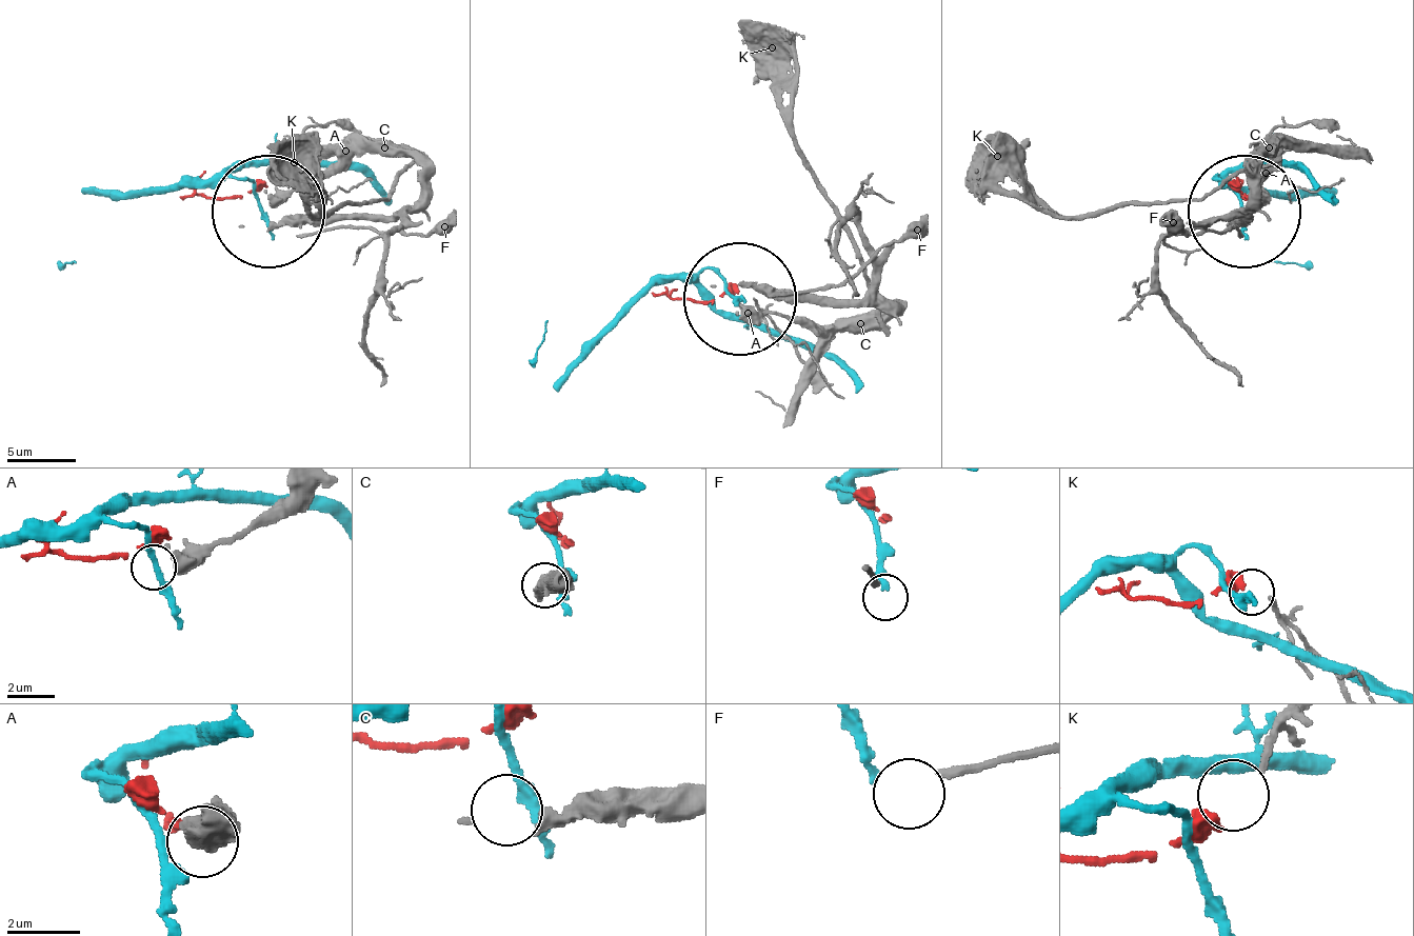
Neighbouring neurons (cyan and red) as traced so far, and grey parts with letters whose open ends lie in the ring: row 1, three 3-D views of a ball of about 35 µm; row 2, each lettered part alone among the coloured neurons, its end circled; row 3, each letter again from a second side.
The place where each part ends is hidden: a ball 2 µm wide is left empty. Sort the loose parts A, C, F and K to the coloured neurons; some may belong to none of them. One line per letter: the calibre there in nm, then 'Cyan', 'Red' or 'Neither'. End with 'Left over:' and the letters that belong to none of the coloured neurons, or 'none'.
A: Thickness 800 nm. Neither
C: Thickness 360 nm. Neither
F: Thickness 240 nm. Cyan
K: Thickness 190 nm. Red
Left over: A, C

